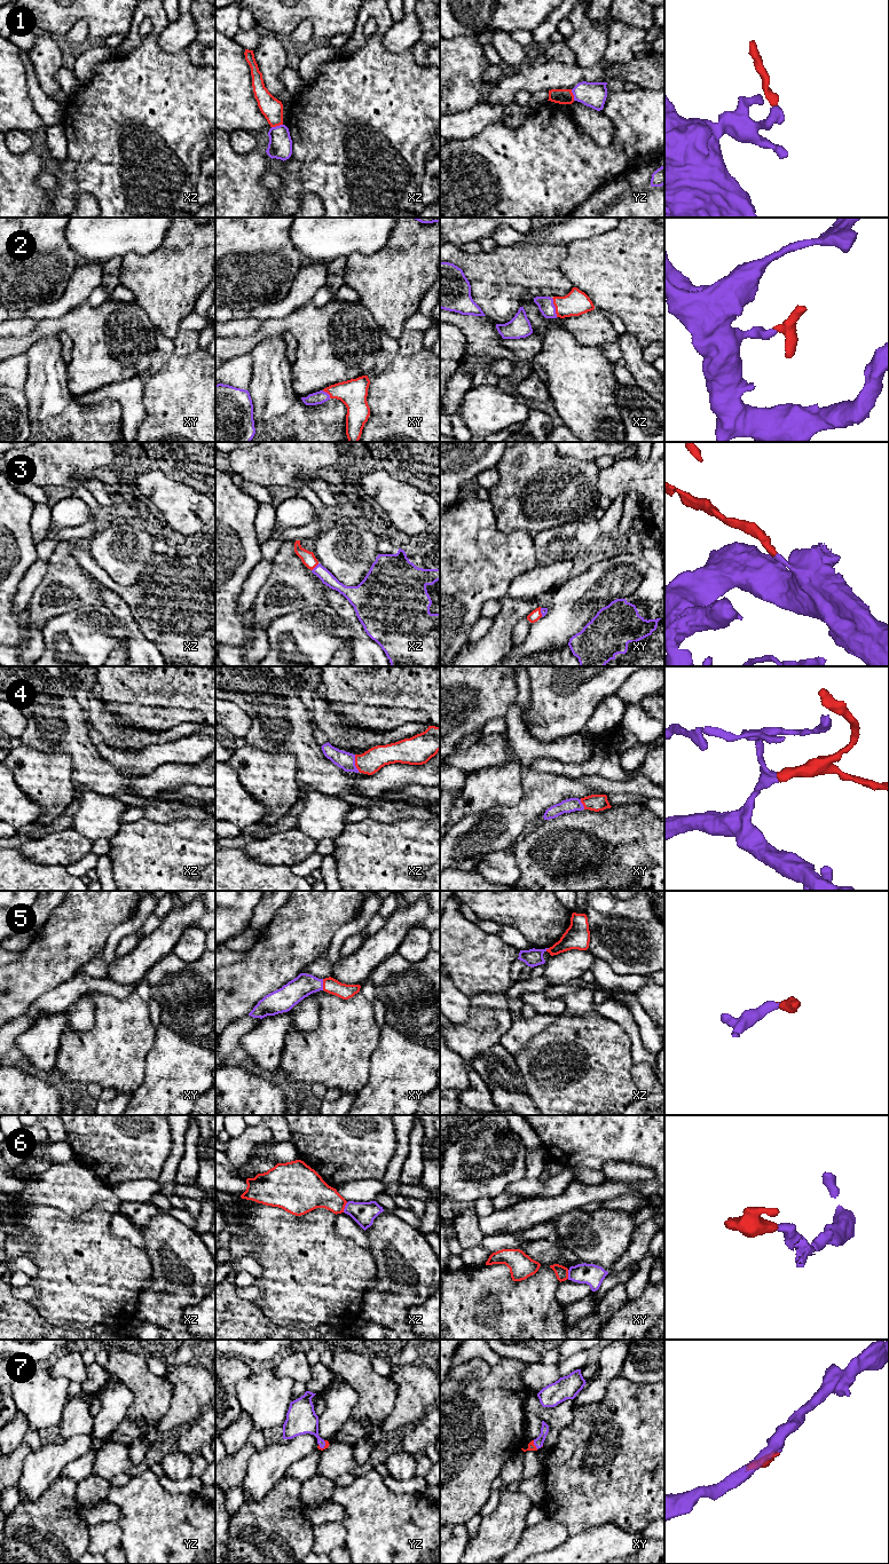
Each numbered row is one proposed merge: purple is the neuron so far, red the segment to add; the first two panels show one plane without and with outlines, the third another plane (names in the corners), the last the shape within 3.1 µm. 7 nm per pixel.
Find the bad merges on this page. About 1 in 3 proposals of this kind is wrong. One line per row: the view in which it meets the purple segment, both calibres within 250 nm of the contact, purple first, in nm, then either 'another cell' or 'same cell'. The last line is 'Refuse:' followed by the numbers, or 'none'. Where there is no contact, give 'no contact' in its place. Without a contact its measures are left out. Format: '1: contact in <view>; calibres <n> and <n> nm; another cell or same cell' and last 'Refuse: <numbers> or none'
1: contact in xz; calibres 170 and 150 nm; another cell
2: contact in xz; calibres 110 and 180 nm; same cell
3: contact in xz; calibres 90 and 100 nm; same cell
4: contact in xz; calibres 120 and 160 nm; same cell
5: contact in xy; calibres 160 and 110 nm; same cell
6: contact in xz; calibres 160 and 220 nm; another cell
7: contact in xy; calibres 70 and 50 nm; same cell
Refuse: 1, 6

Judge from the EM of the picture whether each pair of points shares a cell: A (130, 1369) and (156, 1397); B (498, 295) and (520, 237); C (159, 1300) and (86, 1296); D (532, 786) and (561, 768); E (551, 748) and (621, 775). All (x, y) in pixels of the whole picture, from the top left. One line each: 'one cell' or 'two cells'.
A: one cell
B: two cells
C: two cells
D: two cells
E: two cells

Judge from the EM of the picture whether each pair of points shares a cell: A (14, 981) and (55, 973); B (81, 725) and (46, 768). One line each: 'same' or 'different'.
A: same
B: different

